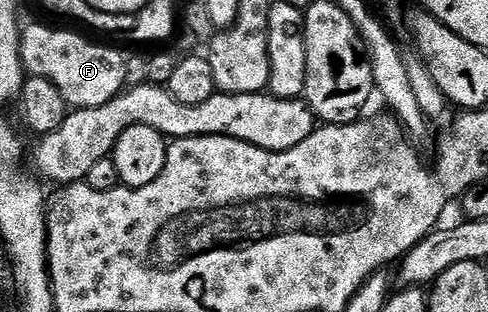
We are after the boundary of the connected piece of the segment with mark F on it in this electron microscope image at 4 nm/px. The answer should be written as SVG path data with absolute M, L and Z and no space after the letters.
M38 23L31 27L23 26L21 32L23 68L31 76L46 78L51 82L60 91L67 108L99 107L122 94L126 87L126 61L123 52L101 47L98 43L89 43L82 35L73 35L70 31L53 31Z

